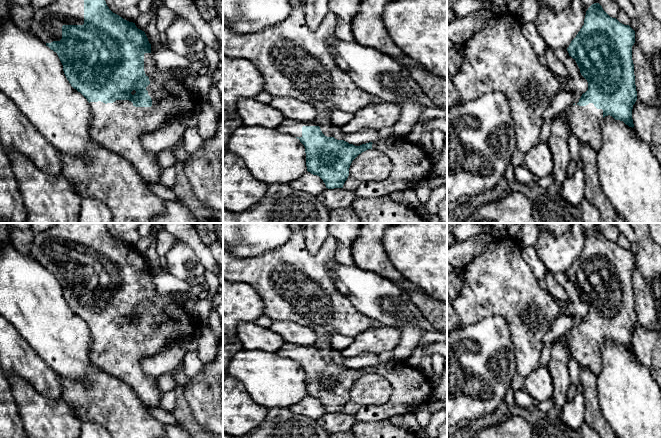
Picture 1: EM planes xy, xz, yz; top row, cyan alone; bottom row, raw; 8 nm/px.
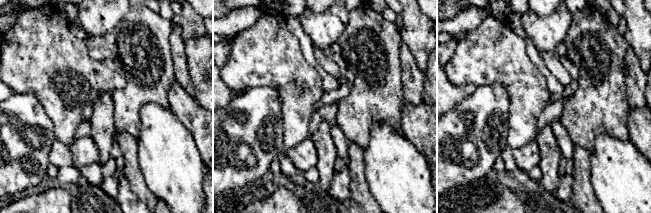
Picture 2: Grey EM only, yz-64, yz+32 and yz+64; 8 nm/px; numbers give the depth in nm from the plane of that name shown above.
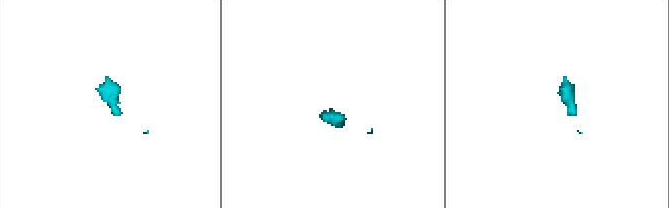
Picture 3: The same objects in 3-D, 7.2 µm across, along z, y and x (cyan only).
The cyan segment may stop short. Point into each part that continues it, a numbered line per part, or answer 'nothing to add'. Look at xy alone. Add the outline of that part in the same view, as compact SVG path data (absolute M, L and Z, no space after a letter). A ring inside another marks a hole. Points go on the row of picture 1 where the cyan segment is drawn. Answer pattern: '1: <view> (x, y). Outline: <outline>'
1: xy (118, 126). Outline: M151 53L144 54L144 71L150 84L146 87L152 99L151 107L135 107L129 100L116 100L113 103L90 102L92 118L90 120L90 135L107 150L128 161L138 175L151 184L160 183L163 169L157 162L157 154L148 152L142 145L141 136L162 128L171 118L194 112L198 106L193 90L184 83L179 68L158 71Z

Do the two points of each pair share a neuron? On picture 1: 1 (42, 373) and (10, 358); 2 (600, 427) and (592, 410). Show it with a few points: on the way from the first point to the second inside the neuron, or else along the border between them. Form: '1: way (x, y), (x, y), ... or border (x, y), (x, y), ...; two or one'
1: way (34, 370), (18, 359); one
2: way (597, 423), (592, 414); one

